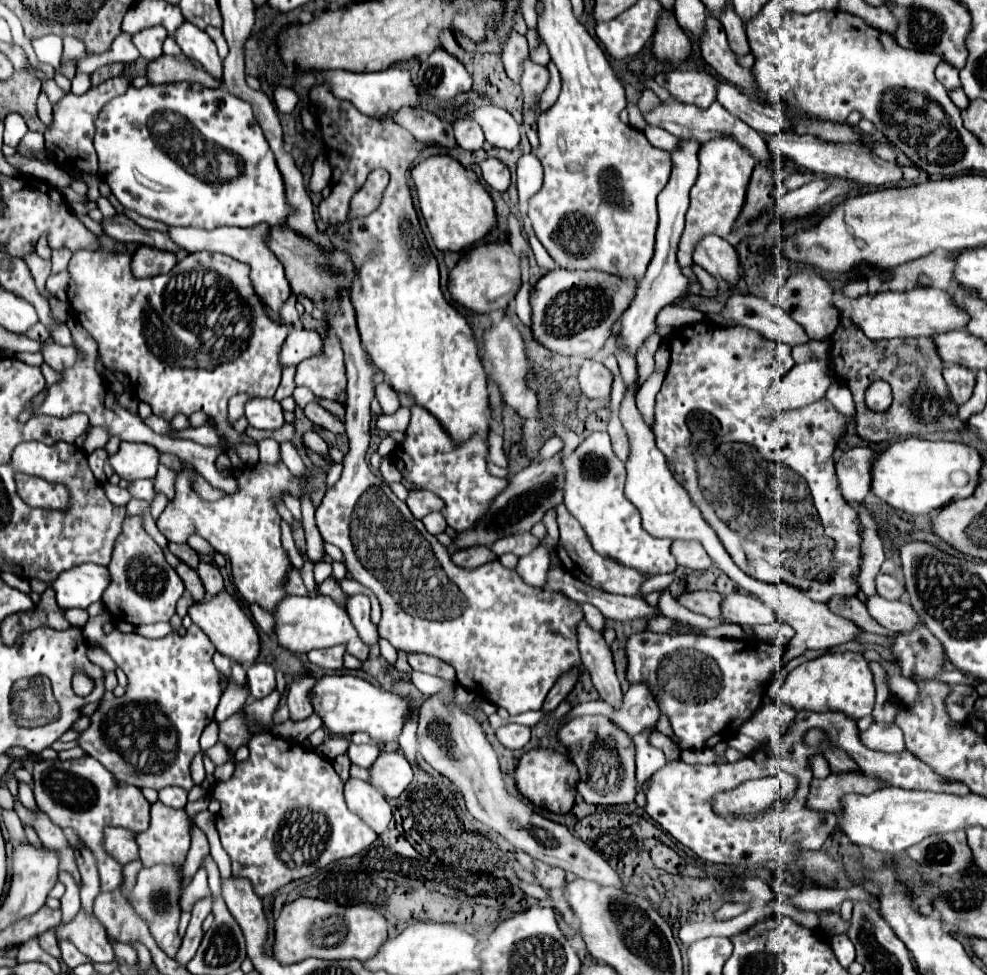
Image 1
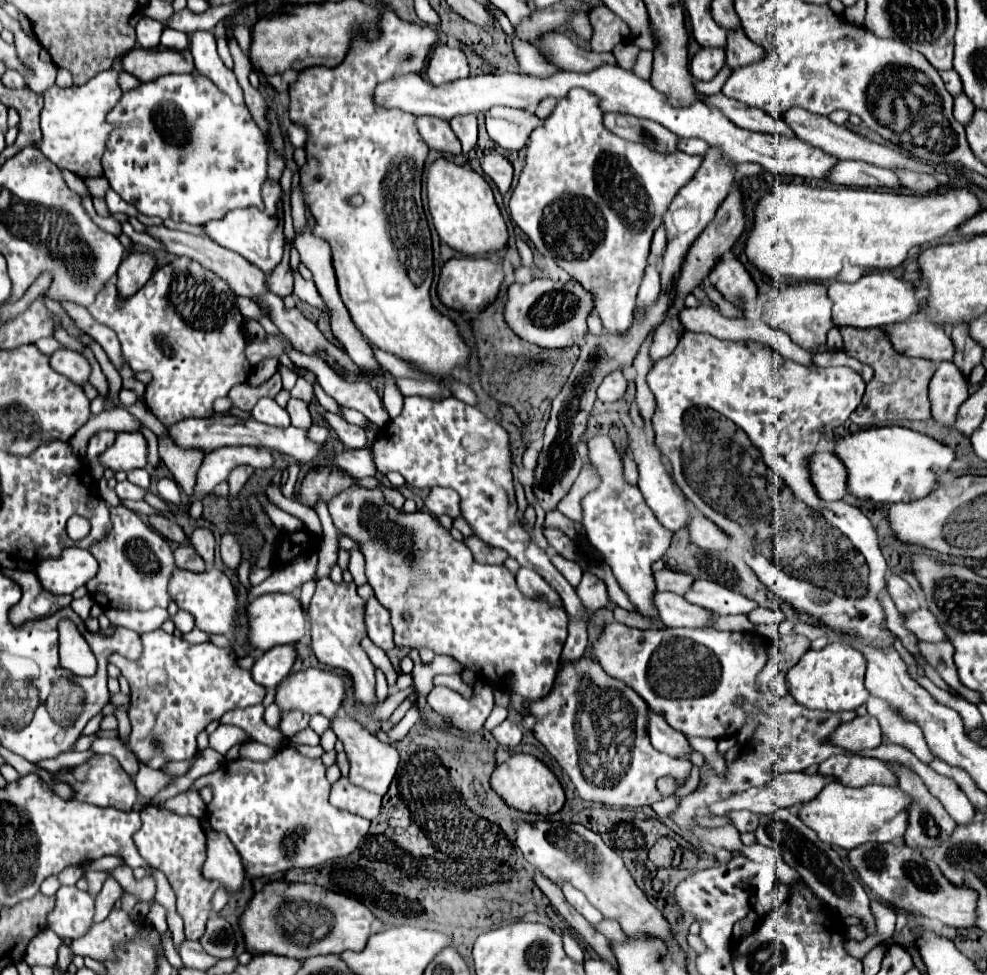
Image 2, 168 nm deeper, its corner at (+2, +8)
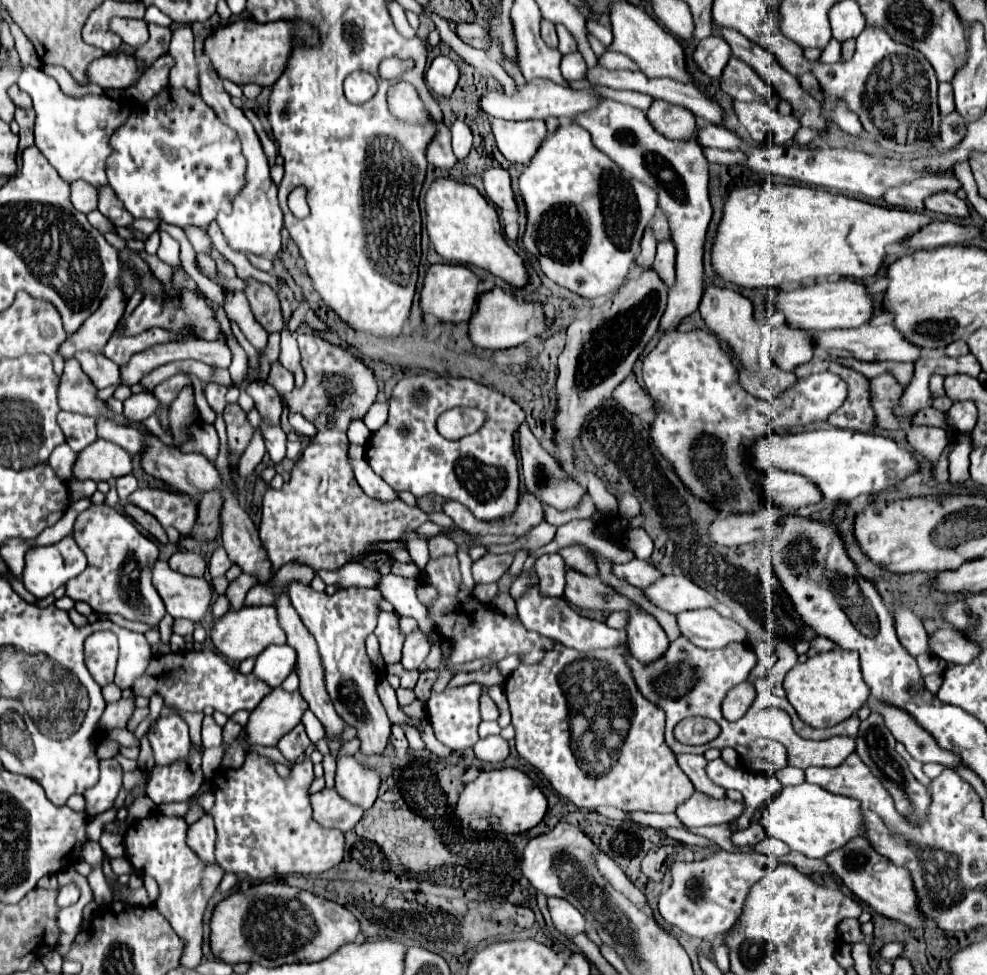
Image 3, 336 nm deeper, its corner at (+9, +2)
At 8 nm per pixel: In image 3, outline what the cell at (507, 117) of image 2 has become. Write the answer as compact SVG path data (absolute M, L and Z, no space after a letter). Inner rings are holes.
M492 118L492 130L504 158L518 164L528 164L548 136L544 120L512 122Z

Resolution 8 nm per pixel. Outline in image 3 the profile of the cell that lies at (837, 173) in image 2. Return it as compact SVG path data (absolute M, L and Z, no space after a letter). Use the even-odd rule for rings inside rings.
M952 174L952 176L926 176L922 180L914 180L910 184L902 184L902 188L890 188L890 192L886 192L884 202L902 210L920 210L924 212L924 200L926 196L932 196L936 192L956 192L960 188L960 180Z

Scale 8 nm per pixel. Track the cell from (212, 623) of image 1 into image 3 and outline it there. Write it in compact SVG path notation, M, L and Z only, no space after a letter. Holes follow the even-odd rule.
M164 560L154 562L152 584L164 600L166 612L172 618L190 618L194 622L200 622L210 608L210 584L204 578L190 578L174 572Z

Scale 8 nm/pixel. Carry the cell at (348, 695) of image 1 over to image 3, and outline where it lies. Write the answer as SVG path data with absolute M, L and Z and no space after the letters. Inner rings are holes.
M274 688L262 702L250 712L246 732L246 746L276 746L278 740L290 732L308 708L300 692L286 692Z

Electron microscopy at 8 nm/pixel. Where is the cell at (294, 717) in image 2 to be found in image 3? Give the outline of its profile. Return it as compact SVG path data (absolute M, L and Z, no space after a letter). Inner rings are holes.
M298 724L296 728L292 728L288 734L284 734L278 742L278 748L282 752L282 756L288 760L288 762L294 762L296 758L300 758L304 754L304 750L310 746L312 742L308 740L306 732L304 732L304 726Z

